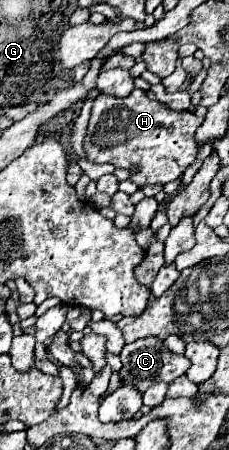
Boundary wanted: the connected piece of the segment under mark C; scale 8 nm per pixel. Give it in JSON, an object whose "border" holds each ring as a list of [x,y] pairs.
{"border":[[[156,337],[128,343],[120,353],[120,359],[122,381],[134,383],[140,393],[144,393],[156,381],[174,381],[190,367],[190,361],[184,355],[168,351],[164,341]]]}

